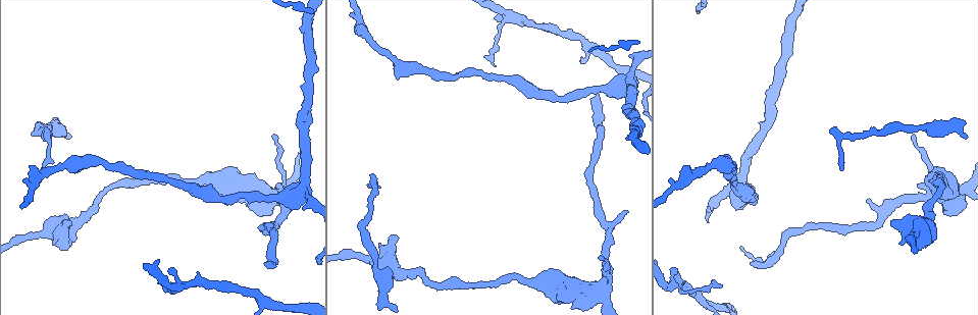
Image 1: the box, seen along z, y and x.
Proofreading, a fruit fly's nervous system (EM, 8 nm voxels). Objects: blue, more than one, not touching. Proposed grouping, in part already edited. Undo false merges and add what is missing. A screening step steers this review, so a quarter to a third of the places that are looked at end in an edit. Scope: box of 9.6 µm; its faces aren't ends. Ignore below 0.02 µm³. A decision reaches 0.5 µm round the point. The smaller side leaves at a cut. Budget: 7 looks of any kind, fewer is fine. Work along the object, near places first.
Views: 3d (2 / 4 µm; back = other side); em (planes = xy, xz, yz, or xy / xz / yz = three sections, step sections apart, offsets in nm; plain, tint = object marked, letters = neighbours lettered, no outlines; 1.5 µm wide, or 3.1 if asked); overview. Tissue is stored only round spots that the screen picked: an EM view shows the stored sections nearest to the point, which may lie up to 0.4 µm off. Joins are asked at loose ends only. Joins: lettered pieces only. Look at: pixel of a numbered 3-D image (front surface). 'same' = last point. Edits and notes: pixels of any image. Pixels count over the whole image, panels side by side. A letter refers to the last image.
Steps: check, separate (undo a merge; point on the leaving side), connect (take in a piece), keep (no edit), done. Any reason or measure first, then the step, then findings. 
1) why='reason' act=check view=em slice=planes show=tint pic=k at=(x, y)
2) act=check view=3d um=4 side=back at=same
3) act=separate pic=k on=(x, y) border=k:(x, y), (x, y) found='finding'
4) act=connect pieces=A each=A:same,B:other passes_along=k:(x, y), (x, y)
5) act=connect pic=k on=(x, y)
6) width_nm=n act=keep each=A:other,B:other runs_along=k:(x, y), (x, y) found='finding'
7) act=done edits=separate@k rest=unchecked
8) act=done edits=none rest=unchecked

why='end of a long branch' act=check view=3d um=4 pic=1 at=(370, 186)

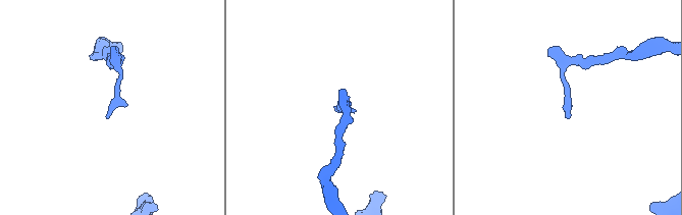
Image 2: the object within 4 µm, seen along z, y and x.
why='need the tissue' act=check view=em slice=planes show=letters pic=2 at=(568, 117)

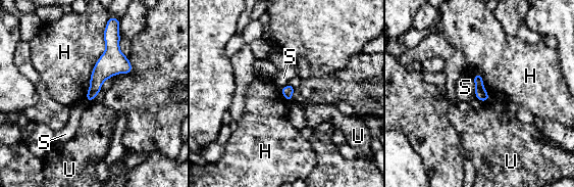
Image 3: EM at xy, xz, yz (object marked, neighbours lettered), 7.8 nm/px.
act=keep each=H:other,S:other,U:other border=3:(105, 28), (86, 99) found='no lettered piece goes on from it'

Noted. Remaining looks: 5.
why='calibre changes' act=check view=em slice=yz step=8 show=tint pic=1 at=(383, 297)

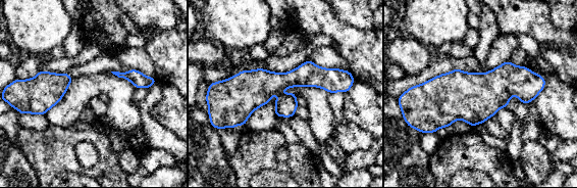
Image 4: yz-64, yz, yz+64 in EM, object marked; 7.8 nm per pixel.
act=check view=em slice=yz step=8 show=letters at=same

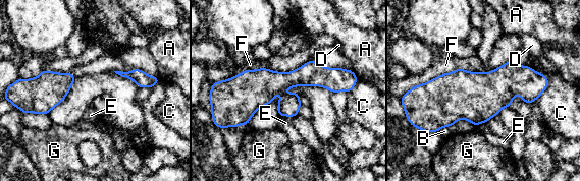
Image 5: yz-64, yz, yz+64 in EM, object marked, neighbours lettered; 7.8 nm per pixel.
width_nm=170 act=keep each=A:other,B:other,C:other,D:other,E:other,F:other,G:other runs_along=5:(354, 78), (279, 81), (252, 107) found='all the same neuron'

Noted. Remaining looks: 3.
why='tapers out' act=check view=em slice=planes show=letters pic=1 at=(494, 65)

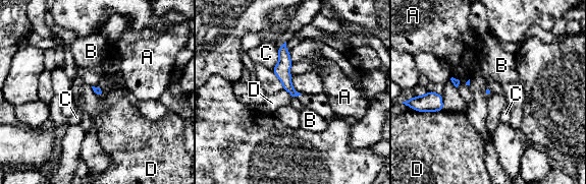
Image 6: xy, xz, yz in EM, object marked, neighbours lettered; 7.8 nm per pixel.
act=keep each=A:other,B:other,C:other,D:other runs_along=6:(283, 47), (283, 74), (294, 94) found='no lettered piece goes on from it'

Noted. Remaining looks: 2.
act=done edits=none rest=unchecked

